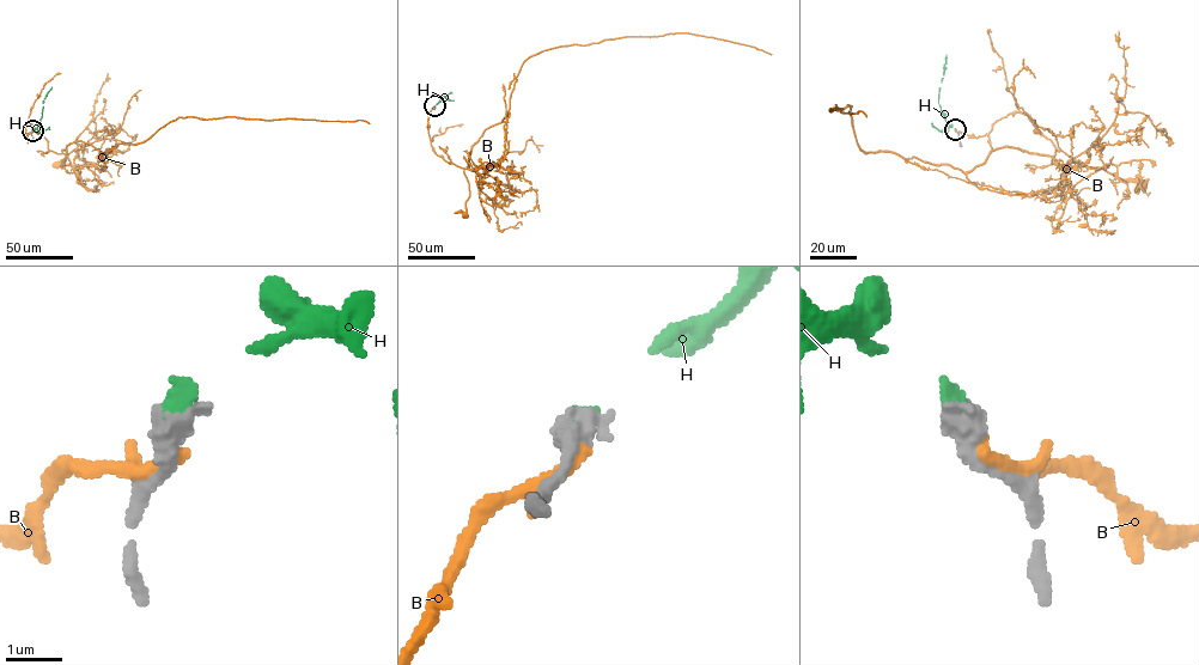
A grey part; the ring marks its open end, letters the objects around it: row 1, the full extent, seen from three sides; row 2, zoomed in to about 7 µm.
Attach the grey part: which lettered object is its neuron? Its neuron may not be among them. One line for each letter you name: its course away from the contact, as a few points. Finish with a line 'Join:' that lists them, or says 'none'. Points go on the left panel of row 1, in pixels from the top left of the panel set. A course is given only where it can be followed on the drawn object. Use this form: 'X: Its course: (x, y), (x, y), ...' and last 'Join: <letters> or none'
H: Its course: (32, 130), (52, 87)
Join: H

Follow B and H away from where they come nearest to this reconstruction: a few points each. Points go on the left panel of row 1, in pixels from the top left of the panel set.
B: (32, 132), (25, 134), (28, 121), (56, 153), (81, 141), (107, 156), (178, 117), (370, 123)
H: (32, 130), (52, 87)

